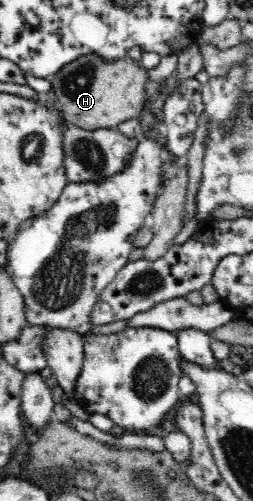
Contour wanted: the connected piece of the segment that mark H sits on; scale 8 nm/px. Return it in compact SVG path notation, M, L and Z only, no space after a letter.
M86 54L48 77L62 116L85 130L114 129L123 121L138 118L144 106L144 85L148 74L126 56L115 62L102 62L96 54Z

